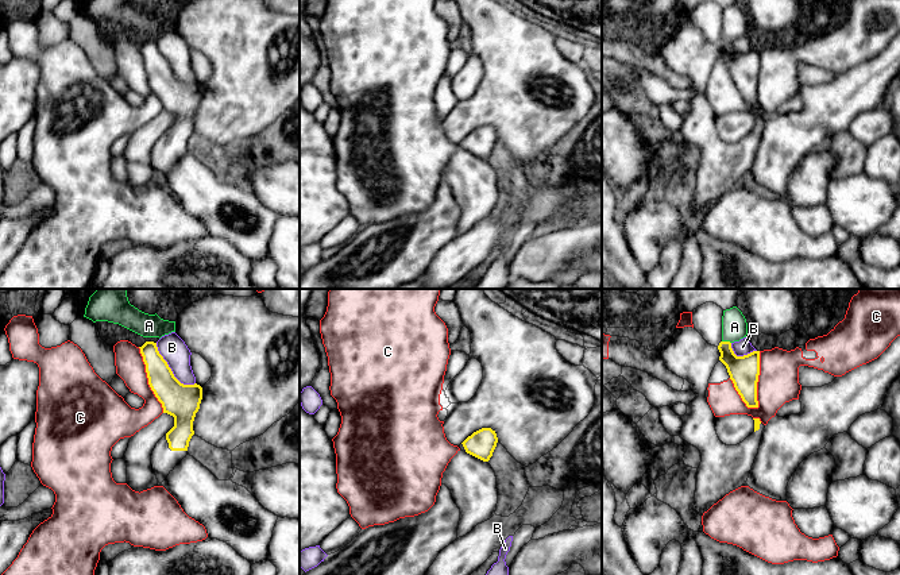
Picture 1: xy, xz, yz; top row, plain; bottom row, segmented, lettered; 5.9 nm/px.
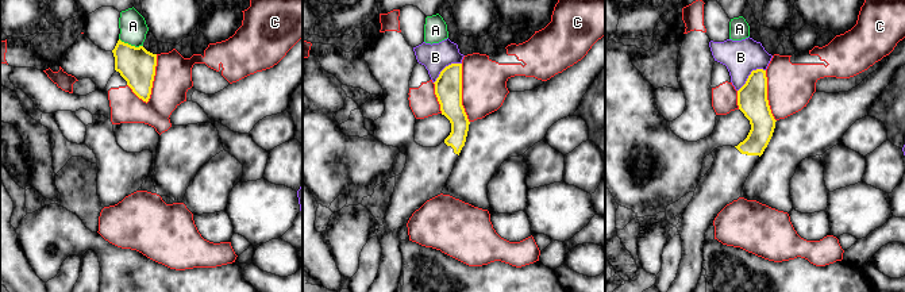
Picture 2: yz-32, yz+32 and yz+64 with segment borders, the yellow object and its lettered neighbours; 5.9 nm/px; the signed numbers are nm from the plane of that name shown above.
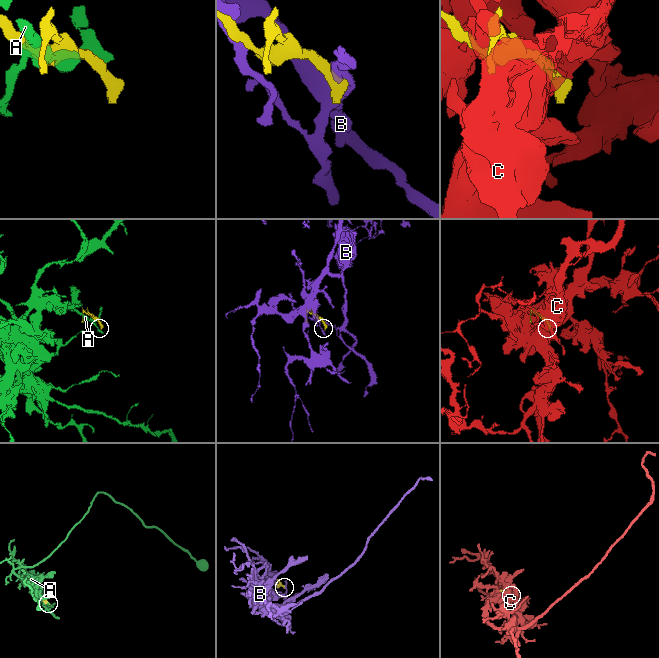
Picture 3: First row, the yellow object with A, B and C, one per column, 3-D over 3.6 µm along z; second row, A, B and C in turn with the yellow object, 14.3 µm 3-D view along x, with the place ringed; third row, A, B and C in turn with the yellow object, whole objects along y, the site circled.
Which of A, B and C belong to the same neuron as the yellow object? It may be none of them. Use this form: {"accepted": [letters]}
{"accepted": []}

